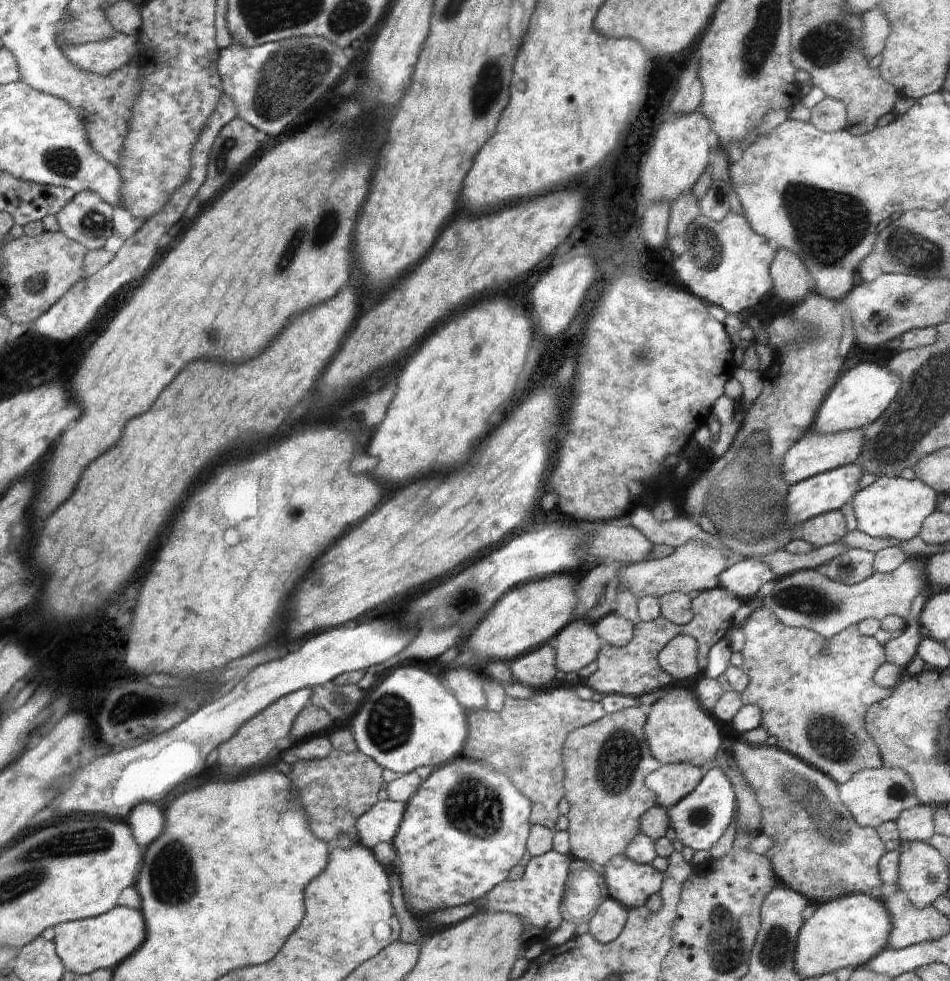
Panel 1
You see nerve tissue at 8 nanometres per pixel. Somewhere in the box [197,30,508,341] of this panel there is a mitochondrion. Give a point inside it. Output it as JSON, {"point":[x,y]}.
{"point":[309,68]}

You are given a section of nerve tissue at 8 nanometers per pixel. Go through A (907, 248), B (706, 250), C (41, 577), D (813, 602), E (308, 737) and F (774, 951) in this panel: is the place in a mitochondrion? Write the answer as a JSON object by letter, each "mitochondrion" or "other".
{"A":"mitochondrion","B":"mitochondrion","C":"other","D":"mitochondrion","E":"other","F":"mitochondrion"}

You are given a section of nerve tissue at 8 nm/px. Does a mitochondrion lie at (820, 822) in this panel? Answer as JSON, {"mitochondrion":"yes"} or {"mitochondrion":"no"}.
{"mitochondrion":"yes"}

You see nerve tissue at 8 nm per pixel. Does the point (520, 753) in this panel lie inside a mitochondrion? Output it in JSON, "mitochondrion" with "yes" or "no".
{"mitochondrion":"yes"}

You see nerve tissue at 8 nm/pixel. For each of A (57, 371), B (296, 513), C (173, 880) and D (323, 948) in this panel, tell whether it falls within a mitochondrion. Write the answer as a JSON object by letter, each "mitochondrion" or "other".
{"A":"other","B":"other","C":"mitochondrion","D":"other"}

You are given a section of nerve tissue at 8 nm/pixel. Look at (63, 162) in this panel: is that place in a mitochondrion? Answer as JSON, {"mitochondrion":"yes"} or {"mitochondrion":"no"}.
{"mitochondrion":"yes"}

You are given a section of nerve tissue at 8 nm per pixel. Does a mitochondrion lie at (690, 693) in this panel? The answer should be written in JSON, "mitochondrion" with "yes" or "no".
{"mitochondrion":"no"}

